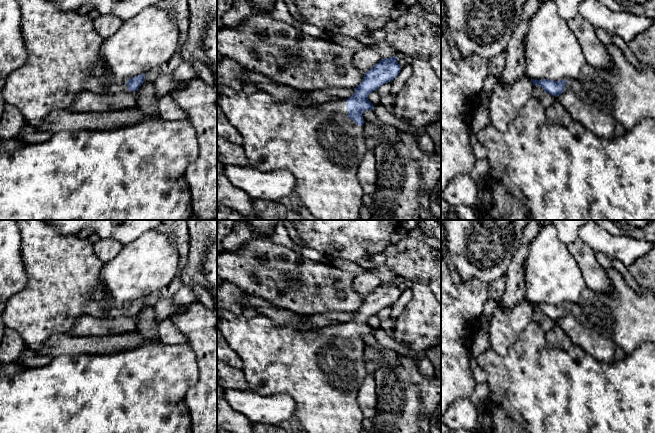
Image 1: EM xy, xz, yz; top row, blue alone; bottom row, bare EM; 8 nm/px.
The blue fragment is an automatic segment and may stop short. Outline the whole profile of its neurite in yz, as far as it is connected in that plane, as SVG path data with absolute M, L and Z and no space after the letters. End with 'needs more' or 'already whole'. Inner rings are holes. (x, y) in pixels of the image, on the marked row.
M605 45L607 52L611 56L612 65L609 69L595 69L586 64L581 76L578 79L568 79L561 81L553 81L548 79L534 80L531 79L533 85L539 85L547 92L555 97L561 95L564 91L574 92L578 98L585 104L601 110L602 112L612 116L626 130L632 129L641 119L648 118L655 122L655 71L653 68L640 63L638 67L632 65L626 58L623 51L614 45Z; needs more

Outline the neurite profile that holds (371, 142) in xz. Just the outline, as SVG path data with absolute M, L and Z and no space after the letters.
M365 136L365 143L368 151L373 151L377 147L385 146L386 142L383 143L378 137Z

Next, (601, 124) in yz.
M564 91L556 97L574 121L580 123L596 136L604 139L614 138L616 120L599 109L581 101L572 91Z

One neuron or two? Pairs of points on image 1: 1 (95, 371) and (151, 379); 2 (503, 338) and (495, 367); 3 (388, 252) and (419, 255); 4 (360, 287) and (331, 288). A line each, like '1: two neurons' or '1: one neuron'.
1: one neuron
2: two neurons
3: one neuron
4: two neurons

